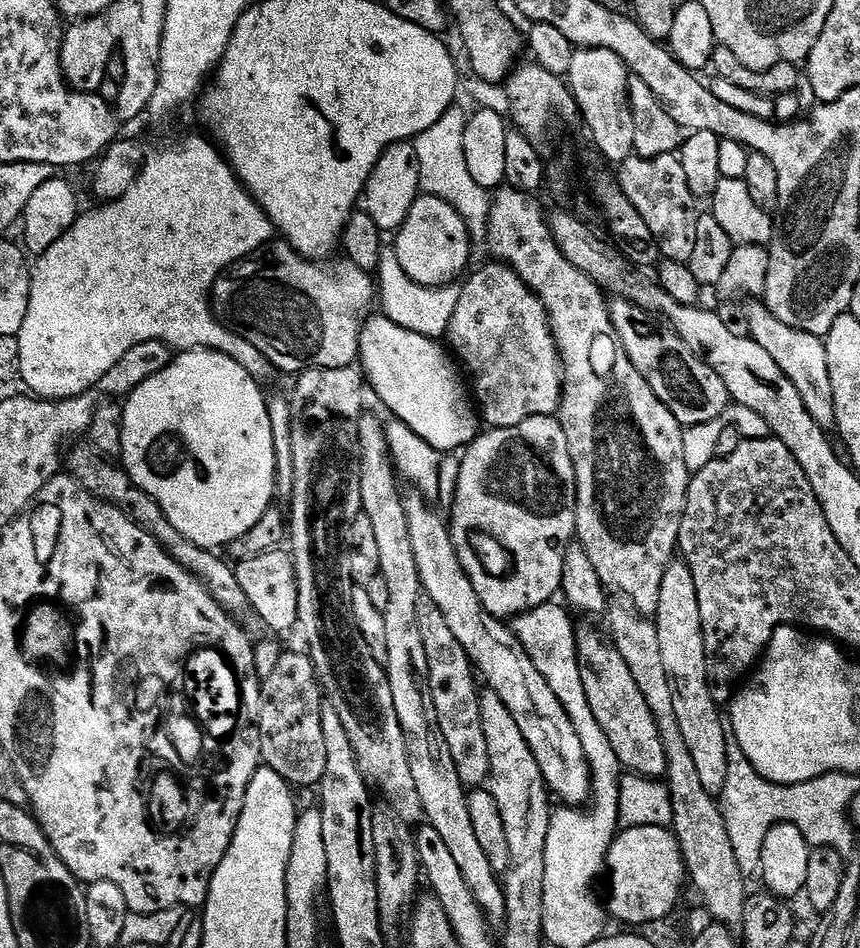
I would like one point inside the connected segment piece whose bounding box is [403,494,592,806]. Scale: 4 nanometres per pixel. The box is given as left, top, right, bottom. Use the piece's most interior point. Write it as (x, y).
(497, 656)

